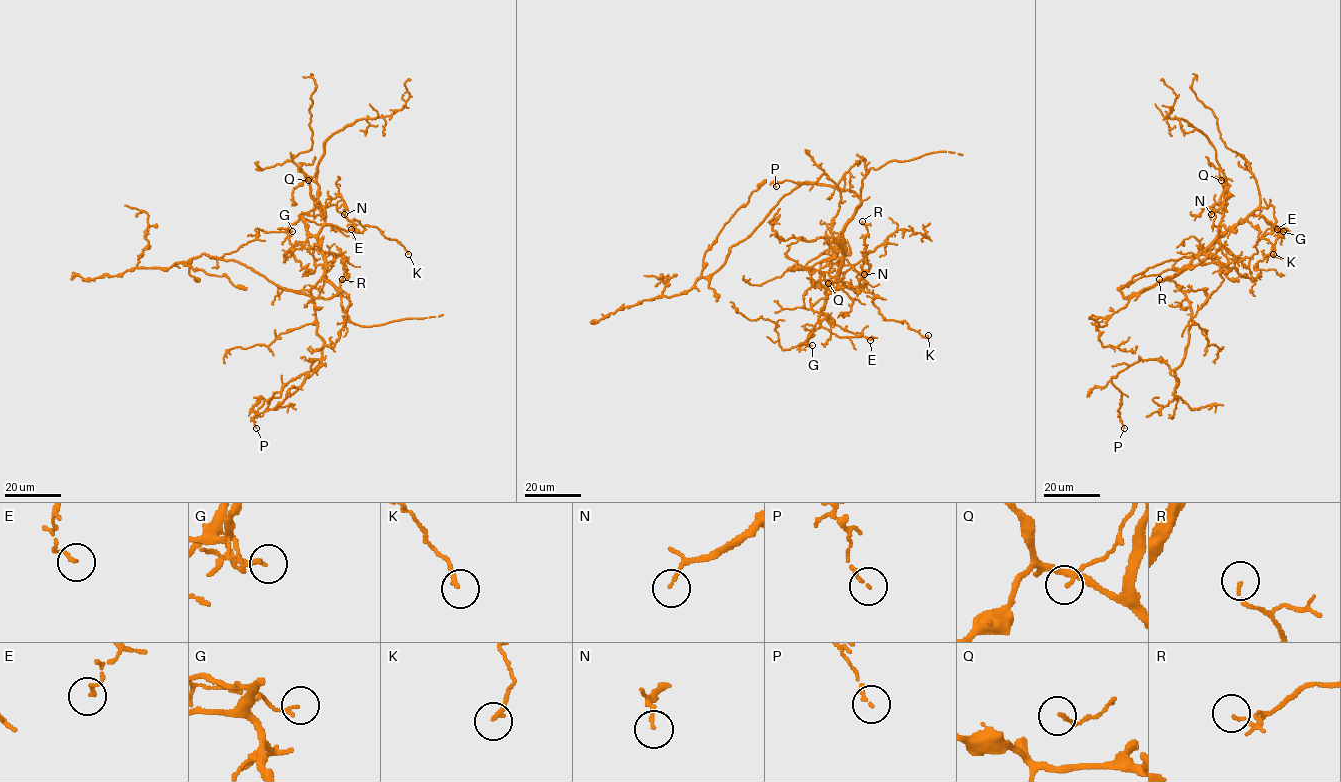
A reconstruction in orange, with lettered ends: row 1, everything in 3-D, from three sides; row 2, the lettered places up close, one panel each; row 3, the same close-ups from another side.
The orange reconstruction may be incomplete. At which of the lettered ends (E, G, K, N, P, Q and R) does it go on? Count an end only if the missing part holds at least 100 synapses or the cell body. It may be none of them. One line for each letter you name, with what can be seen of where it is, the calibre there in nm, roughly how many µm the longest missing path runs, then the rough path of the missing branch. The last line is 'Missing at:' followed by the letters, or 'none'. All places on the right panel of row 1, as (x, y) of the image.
Missing at: none

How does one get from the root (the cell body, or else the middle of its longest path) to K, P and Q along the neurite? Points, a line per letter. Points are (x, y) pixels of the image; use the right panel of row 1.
K: (1134, 293), (1178, 275), (1220, 224), (1229, 231), (1240, 219), (1257, 225), (1273, 254)
P: (1134, 293), (1171, 279), (1189, 303), (1192, 325), (1178, 367), (1139, 360), (1112, 377), (1124, 428)
Q: (1134, 293), (1143, 292), (1178, 275), (1215, 238), (1226, 198), (1226, 183), (1221, 169), (1221, 180)

